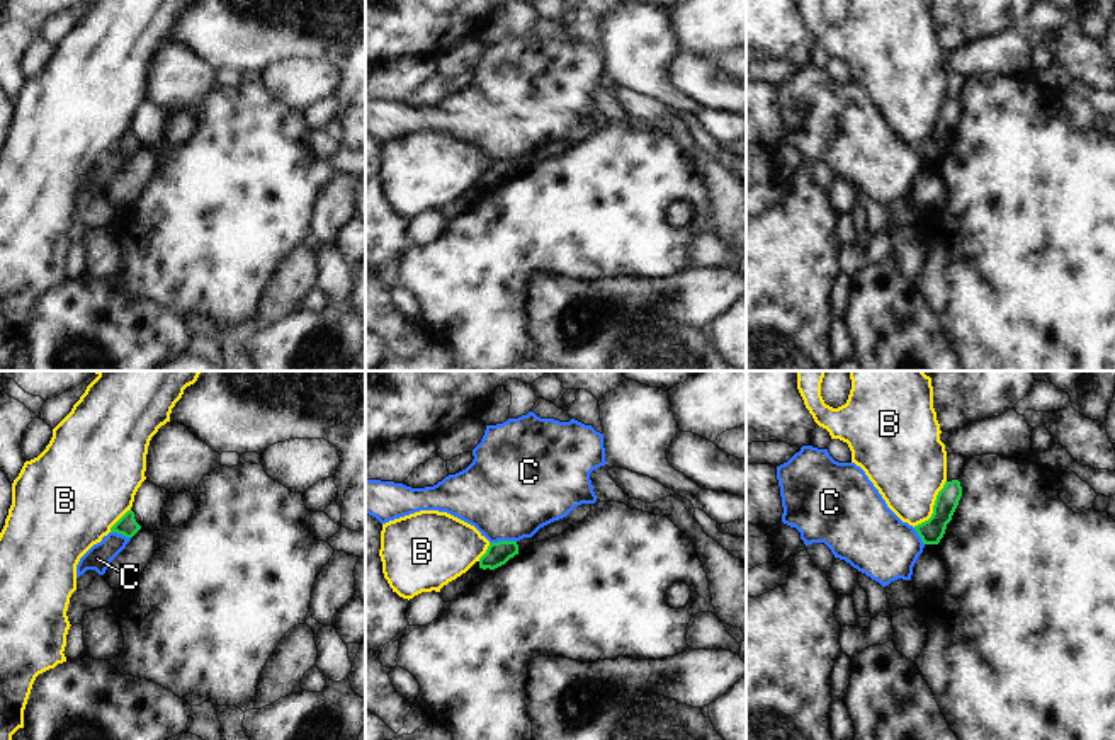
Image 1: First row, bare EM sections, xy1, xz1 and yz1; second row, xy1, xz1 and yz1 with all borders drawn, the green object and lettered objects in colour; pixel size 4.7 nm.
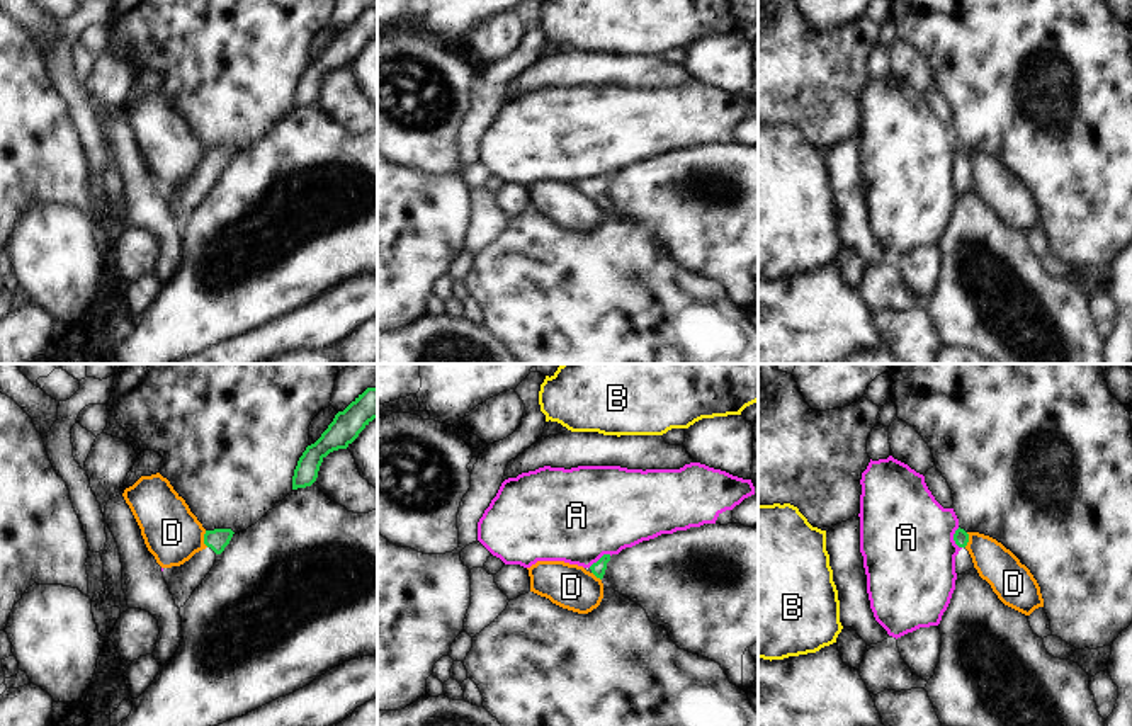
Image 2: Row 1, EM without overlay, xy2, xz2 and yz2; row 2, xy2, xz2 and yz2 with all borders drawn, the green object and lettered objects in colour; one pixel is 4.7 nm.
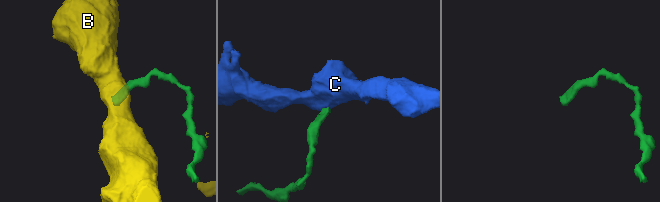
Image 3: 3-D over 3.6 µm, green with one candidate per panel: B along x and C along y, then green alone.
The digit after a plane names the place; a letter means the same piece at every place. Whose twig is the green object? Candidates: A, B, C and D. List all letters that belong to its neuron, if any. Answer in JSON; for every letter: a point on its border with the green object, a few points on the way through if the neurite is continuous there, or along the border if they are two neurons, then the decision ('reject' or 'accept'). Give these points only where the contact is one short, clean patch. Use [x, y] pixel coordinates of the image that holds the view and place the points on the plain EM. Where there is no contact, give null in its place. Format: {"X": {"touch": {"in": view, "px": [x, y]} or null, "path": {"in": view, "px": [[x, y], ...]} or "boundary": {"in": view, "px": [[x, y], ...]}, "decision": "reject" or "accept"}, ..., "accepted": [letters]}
{"A": {"touch": {"in": "yz2", "px": [954, 157]}, "boundary": {"in": "yz2", "px": [[957, 147], [954, 160], [961, 167]]}, "decision": "reject"}, "B": {"touch": {"in": "yz1", "px": [933, 126]}, "boundary": {"in": "yz1", "px": [[945, 99], [937, 114], [933, 131], [913, 145]]}, "decision": "reject"}, "C": {"touch": {"in": "xz1", "px": [502, 160]}, "boundary": {"in": "xz1", "px": [[515, 159], [490, 162]]}, "decision": "reject"}, "D": {"touch": {"in": "xy2", "px": [204, 158]}, "boundary": {"in": "xy2", "px": [[204, 150], [204, 162], [208, 165]]}, "decision": "reject"}, "accepted": []}

